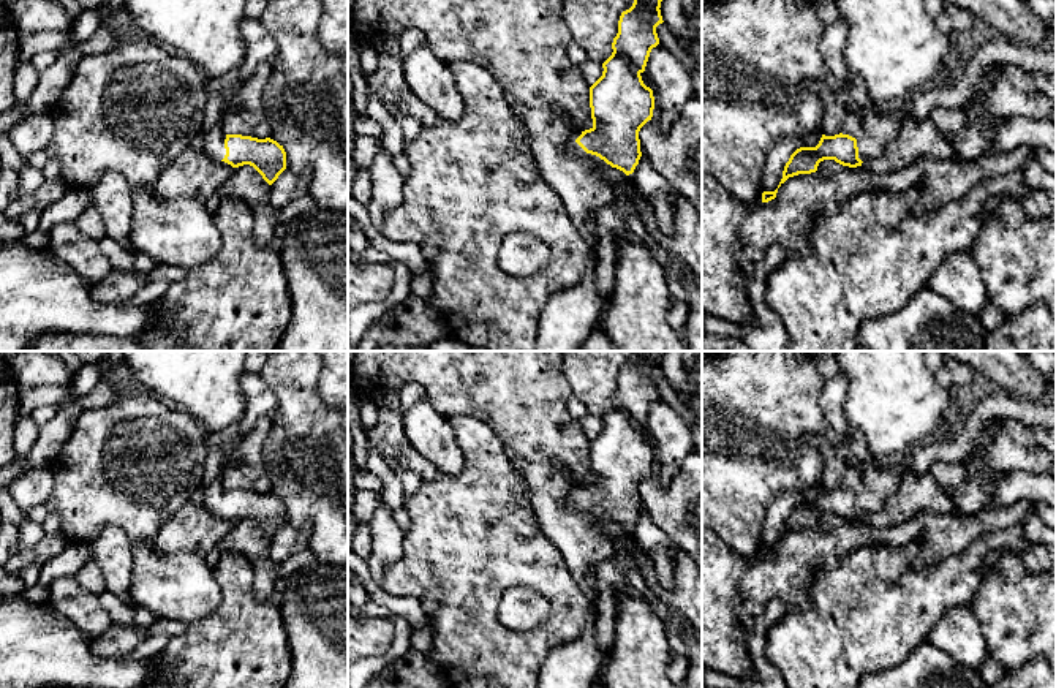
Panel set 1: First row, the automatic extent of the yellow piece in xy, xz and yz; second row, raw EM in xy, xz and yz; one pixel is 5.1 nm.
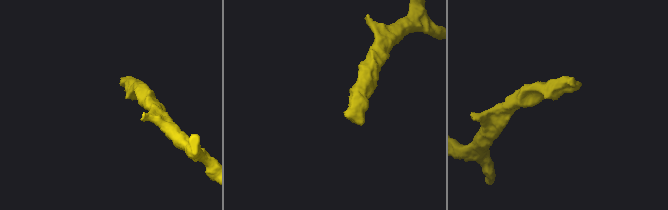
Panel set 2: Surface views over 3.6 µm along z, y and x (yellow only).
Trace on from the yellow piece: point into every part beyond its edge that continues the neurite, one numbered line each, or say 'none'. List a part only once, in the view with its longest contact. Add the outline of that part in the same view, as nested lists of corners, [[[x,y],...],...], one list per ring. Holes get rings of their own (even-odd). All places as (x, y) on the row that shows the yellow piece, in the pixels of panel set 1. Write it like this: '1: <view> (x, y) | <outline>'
1: xz (610, 174) | [[[588,153],[588,158],[593,161],[594,171],[601,174],[607,182],[621,182],[626,177],[623,171],[612,168],[599,157]]]

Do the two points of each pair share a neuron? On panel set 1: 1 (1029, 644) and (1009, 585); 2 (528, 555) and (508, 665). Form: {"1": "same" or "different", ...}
{"1": "same", "2": "same"}

